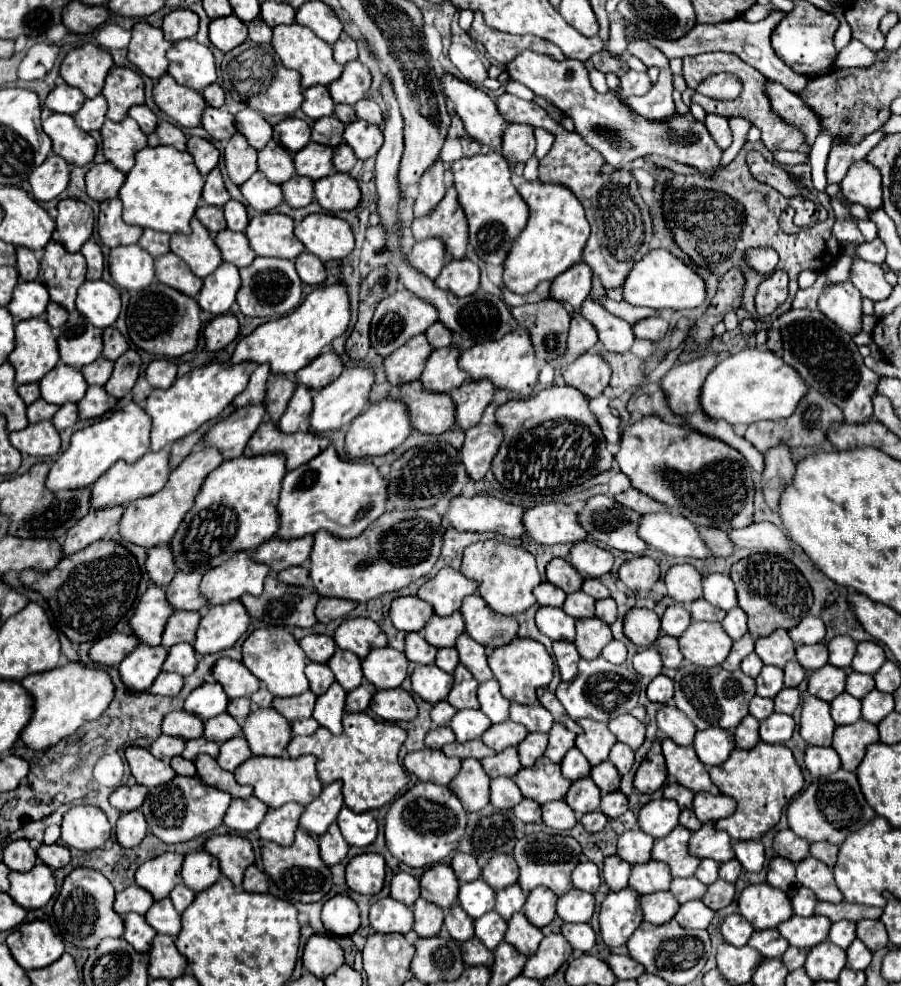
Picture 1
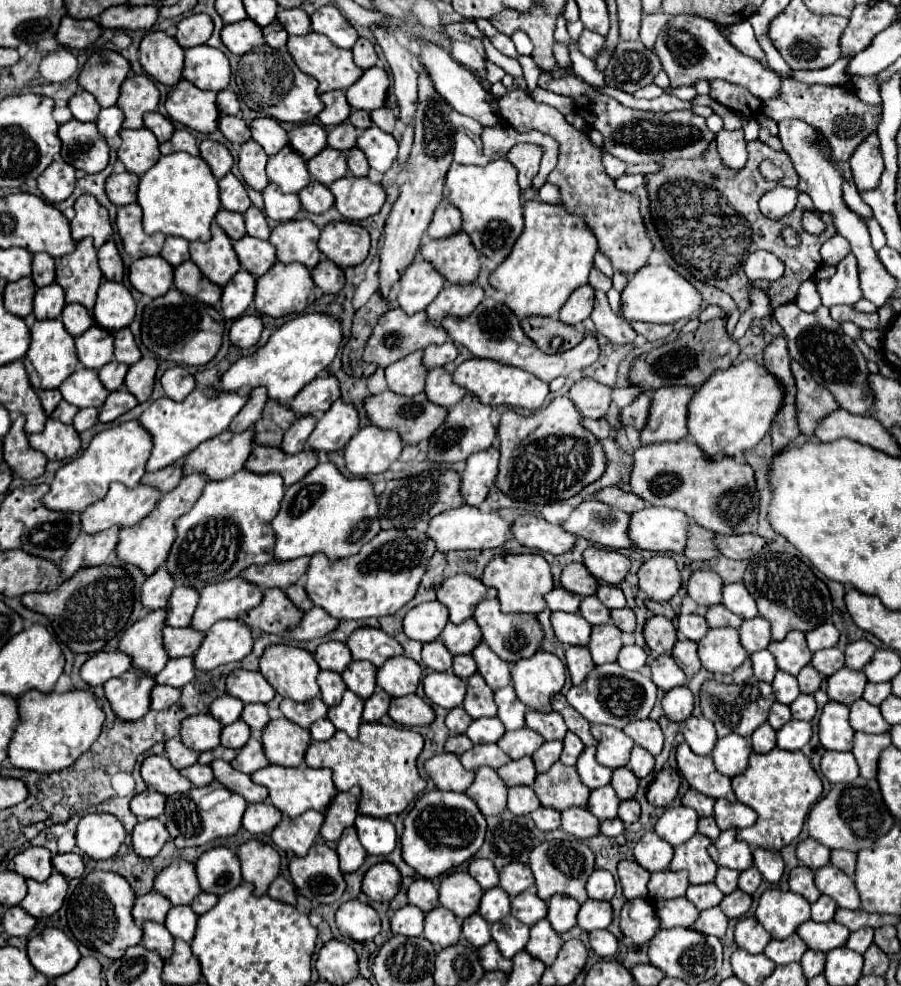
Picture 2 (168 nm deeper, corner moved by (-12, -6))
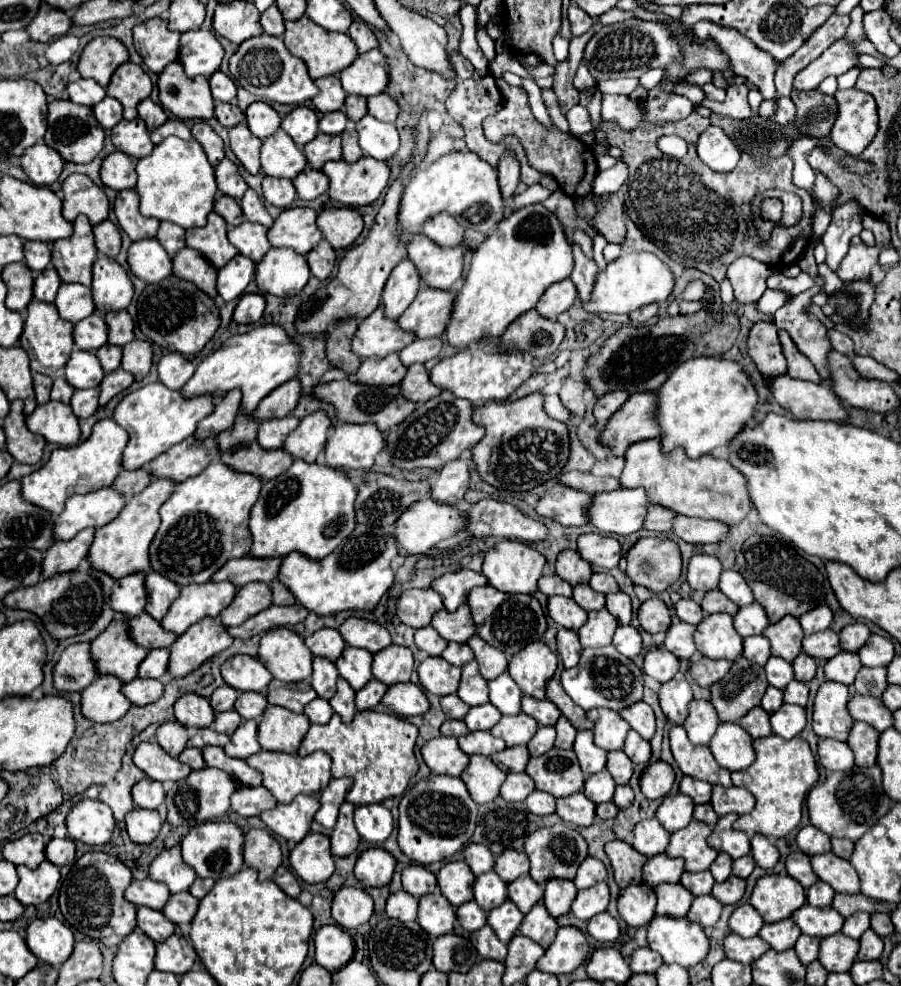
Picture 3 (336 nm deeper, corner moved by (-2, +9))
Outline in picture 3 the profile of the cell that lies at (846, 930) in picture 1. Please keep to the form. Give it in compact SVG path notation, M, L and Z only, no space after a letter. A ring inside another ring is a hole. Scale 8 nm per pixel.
M855 912L853 916L845 918L845 924L843 924L843 934L849 936L849 938L861 938L865 930L869 930L871 924L869 924L869 914L867 912Z

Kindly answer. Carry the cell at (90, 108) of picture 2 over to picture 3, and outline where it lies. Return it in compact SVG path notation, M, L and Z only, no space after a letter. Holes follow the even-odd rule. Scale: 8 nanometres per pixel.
M79 78L77 82L69 82L67 92L75 104L83 104L89 108L93 108L97 102L101 102L107 96L101 84L97 84L95 80L85 80L85 78Z

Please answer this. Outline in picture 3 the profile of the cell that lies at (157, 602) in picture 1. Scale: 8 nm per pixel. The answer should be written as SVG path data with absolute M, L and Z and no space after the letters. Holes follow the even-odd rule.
M127 620L113 622L91 642L91 654L95 656L93 662L97 664L97 674L113 674L123 684L137 676L137 668L147 654L145 648L139 648L137 644L133 644L133 640L129 640L125 622Z

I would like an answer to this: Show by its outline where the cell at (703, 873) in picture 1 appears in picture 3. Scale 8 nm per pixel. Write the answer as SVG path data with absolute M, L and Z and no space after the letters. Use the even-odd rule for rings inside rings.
M721 852L709 870L717 882L725 882L731 876L731 864L733 864L731 856L725 856L725 852Z

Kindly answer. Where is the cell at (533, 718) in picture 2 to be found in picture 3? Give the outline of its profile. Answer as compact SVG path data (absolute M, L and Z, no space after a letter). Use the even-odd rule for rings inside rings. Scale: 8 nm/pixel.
M523 696L521 704L523 704L523 712L529 714L531 718L535 718L541 726L555 726L557 718L561 716L559 708L547 698L537 700L537 698L531 698L531 696Z

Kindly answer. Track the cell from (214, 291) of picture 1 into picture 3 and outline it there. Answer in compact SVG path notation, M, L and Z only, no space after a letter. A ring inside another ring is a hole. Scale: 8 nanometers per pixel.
M237 254L225 268L219 270L217 278L219 296L223 296L223 300L227 302L239 298L253 280L253 276L255 276L255 262L243 254Z

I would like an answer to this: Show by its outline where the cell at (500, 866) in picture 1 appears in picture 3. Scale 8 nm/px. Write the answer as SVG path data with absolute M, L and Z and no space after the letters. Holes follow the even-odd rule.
M507 850L501 856L497 856L493 870L501 876L501 880L513 882L519 876L523 876L523 874L529 872L529 858L525 856L525 852Z

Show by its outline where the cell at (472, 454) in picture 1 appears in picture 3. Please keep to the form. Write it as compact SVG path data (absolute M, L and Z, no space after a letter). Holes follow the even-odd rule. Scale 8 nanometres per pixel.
M471 458L469 460L453 460L449 464L443 466L443 470L437 474L437 478L433 480L431 486L431 498L441 502L441 504L459 504L463 500L463 494L469 488L469 466L471 466Z

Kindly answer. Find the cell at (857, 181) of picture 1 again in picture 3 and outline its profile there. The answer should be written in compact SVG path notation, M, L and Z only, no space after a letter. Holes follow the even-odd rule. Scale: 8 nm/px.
M857 88L835 92L835 100L837 100L839 110L837 110L837 120L831 128L829 138L837 148L845 150L847 154L859 156L871 144L871 140L877 132L877 106L875 106L875 100L873 100L871 94L861 92Z

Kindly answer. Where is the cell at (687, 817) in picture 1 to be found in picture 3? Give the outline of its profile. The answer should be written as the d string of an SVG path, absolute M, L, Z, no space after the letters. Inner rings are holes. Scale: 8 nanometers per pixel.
M701 804L701 806L695 806L695 820L705 822L709 826L715 826L717 820L719 820L719 816L713 812L711 804Z

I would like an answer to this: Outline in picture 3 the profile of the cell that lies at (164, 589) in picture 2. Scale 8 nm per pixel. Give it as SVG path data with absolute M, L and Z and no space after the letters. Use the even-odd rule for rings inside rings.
M131 574L115 582L111 592L111 608L125 616L137 616L143 612L147 602L143 574Z

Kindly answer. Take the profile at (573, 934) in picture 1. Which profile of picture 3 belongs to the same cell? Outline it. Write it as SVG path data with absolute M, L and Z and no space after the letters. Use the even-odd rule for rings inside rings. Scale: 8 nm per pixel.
M601 912L589 920L589 934L599 942L615 942L619 938L619 924L609 912Z

